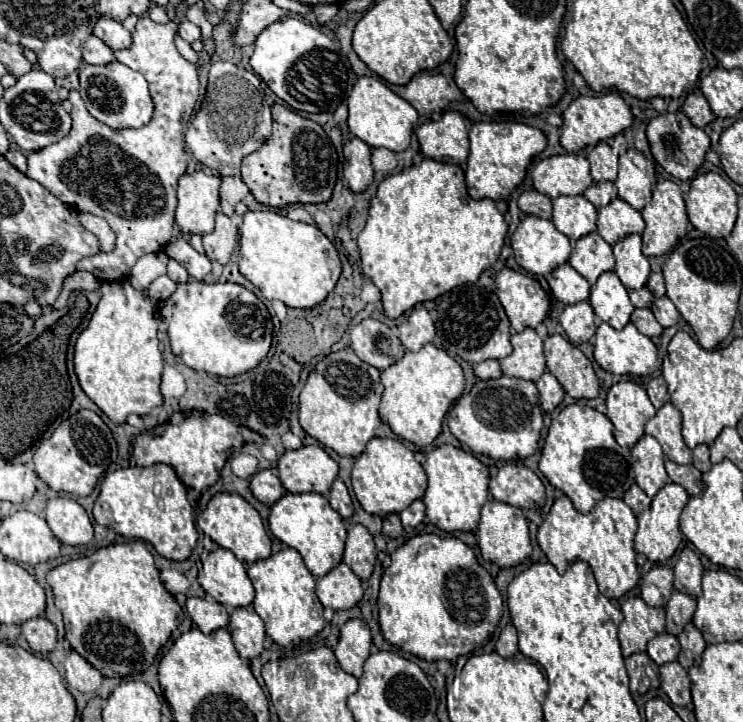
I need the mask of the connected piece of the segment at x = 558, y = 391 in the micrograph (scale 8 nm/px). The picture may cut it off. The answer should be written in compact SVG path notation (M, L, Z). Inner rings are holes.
M545 372L537 382L537 390L539 390L539 400L541 400L541 408L545 412L553 412L561 400L563 400L563 388L557 382L557 378L551 372Z

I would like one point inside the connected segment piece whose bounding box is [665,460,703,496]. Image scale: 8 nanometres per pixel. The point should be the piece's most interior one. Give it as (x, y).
(690, 478)

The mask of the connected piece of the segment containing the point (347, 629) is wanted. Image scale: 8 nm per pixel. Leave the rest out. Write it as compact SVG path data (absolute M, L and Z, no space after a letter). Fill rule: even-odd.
M347 620L339 634L339 644L335 648L335 656L341 668L359 678L363 672L363 664L369 658L371 650L371 630L365 620Z

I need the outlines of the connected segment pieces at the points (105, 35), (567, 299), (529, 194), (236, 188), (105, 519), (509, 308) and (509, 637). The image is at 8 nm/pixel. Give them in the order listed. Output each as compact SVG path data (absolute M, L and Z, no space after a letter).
M113 18L97 20L97 24L93 28L93 34L97 38L101 38L113 50L121 50L121 48L127 48L131 44L131 32L125 30L121 26L121 22L117 22Z
M561 264L549 274L549 288L563 304L577 304L589 298L589 282L569 264Z
M525 190L517 200L521 212L535 214L541 218L551 218L551 198L537 192L537 190Z
M223 178L221 180L221 212L233 216L235 214L235 204L241 202L241 198L247 194L247 186L239 178Z
M153 464L145 468L123 468L105 474L101 492L93 506L97 524L115 530L125 538L149 542L159 556L183 562L191 556L197 542L197 528L193 522L193 508L187 500L187 490L171 466Z
M503 268L497 274L495 284L495 294L499 296L515 332L537 328L537 324L549 316L551 300L535 278L511 268Z
M507 624L501 634L499 634L499 640L497 640L497 646L495 646L495 652L503 658L511 658L515 656L519 650L517 650L517 630L513 624Z

